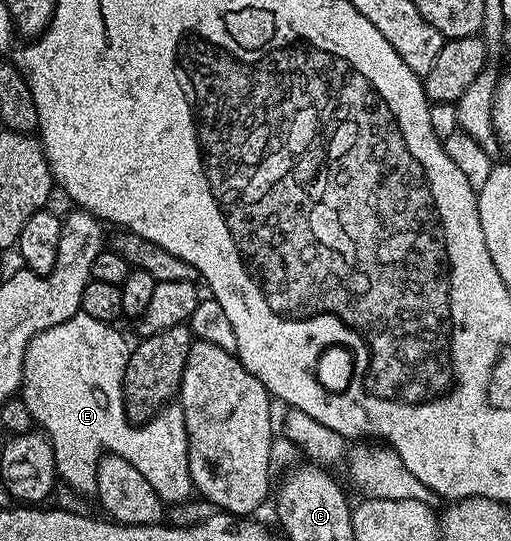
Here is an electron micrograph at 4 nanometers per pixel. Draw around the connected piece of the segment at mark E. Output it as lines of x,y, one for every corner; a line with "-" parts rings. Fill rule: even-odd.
80,312
53,328
42,330
27,346
25,352
21,387
23,403
29,408
36,427
46,434
51,442
56,475
62,481
64,478
72,486
68,486
72,491
95,490
99,460
106,452
129,460
129,464
133,464
133,468
137,468
137,472
141,472
141,476
145,476
145,480
153,484
164,503
183,502
193,494
183,407
167,404
159,410
157,416
142,424
136,424
127,417
123,377
126,372
129,343
123,339
122,332
115,329
119,328
109,322
93,320
93,316

